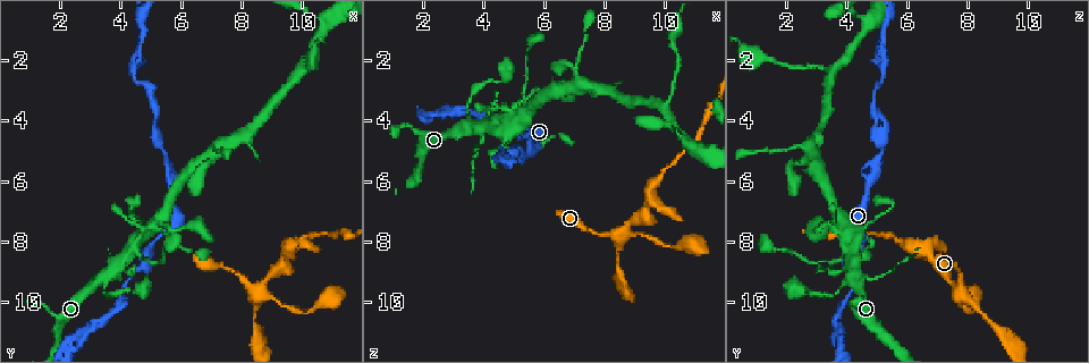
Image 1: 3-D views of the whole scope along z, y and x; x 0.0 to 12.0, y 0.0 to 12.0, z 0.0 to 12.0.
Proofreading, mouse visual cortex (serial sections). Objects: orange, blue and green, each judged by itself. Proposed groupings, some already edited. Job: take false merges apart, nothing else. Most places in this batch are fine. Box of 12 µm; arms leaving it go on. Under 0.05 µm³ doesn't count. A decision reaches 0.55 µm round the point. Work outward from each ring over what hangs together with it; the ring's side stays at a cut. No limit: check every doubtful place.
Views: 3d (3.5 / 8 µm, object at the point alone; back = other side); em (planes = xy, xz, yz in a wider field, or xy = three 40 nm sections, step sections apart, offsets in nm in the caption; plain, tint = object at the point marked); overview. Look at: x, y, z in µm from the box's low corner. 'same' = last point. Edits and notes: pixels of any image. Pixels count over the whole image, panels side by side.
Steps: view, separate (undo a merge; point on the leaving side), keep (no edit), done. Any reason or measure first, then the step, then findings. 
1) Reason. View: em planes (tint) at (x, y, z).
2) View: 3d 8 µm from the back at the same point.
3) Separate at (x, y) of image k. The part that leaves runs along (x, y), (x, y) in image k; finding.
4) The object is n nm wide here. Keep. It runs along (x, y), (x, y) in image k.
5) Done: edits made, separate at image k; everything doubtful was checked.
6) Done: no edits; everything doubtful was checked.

Three arms meet. View: 3d 3.5 µm at (2.8, 11.0, 3.7).

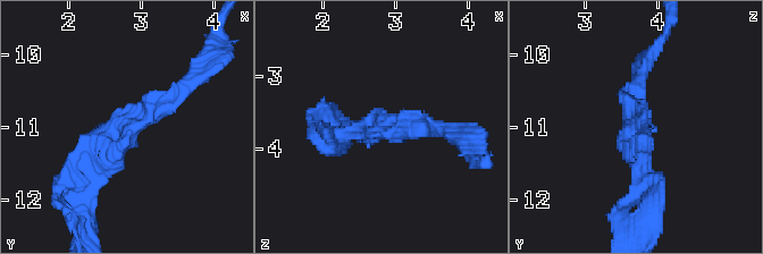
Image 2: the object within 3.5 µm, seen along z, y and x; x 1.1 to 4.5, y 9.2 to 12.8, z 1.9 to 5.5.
The arms are 150, 200, 200 nm wide. Keep. It runs along (183, 86), (72, 169) in image 2; continuous, no second cell.

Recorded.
Sharp bend. View: 3d 8 µm from the back at (4.4, 8.2, 4.2).

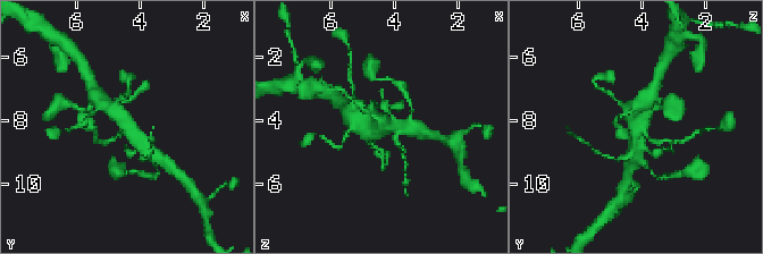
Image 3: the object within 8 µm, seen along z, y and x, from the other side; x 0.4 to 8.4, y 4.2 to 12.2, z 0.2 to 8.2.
View: 3d 3.5 µm at (4.5, 8.2, 4.2).

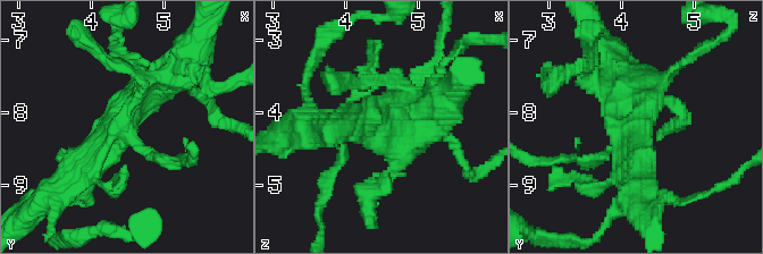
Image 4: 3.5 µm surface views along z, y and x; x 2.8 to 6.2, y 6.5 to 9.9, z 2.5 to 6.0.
View: em xy step 3 (tint) at (4.35, 8.25, 4.20).

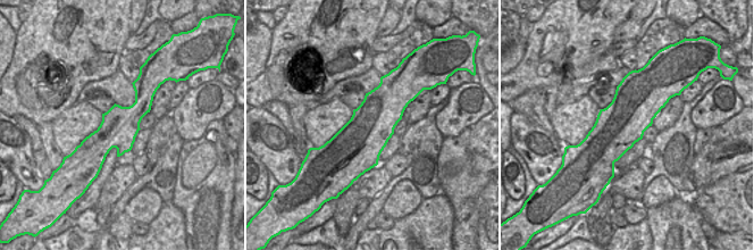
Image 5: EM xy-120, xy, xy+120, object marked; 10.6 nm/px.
Keep. It runs along (59, 188), (153, 87), (168, 81) in image 4; continuous, no second cell.

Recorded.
Sharp bend. View: 3d 8 µm at (8.5, 9.5, 7.7).

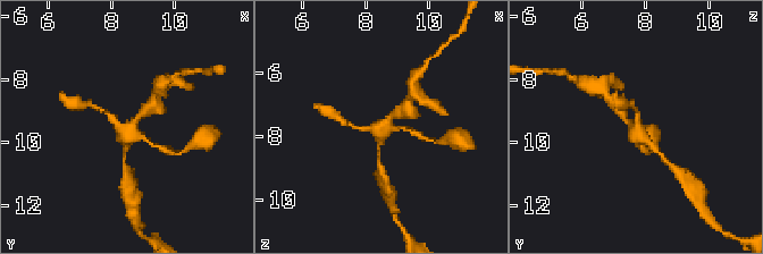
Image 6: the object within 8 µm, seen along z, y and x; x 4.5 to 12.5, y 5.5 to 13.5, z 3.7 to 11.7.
4 arms meet here; the arms are 150, 150, 150, 200 nm wide; now the EM. View: em xy step 1 (tint) at (8.4, 9.6, 7.7).

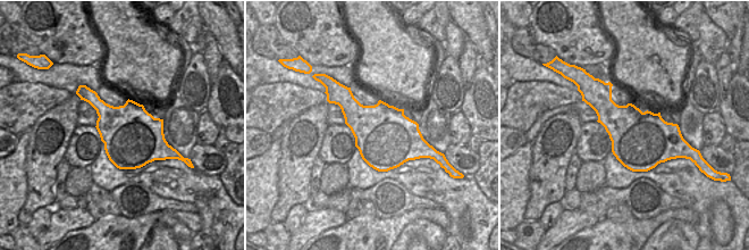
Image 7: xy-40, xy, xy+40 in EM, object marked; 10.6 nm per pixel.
Keep. It runs along (355, 128), (376, 128), (403, 110) in image 6; one cell here.

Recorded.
Done: no edits; everything doubtful was checked.

